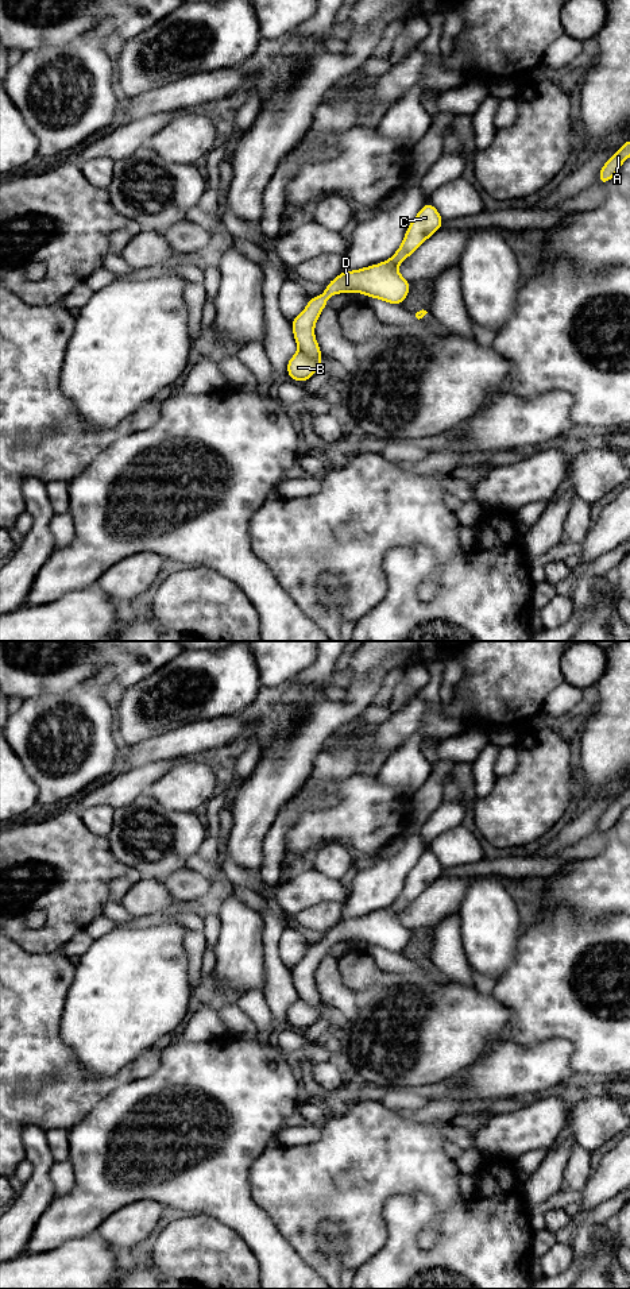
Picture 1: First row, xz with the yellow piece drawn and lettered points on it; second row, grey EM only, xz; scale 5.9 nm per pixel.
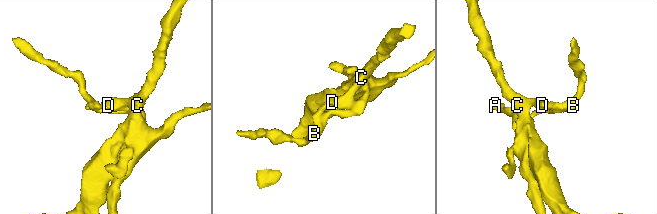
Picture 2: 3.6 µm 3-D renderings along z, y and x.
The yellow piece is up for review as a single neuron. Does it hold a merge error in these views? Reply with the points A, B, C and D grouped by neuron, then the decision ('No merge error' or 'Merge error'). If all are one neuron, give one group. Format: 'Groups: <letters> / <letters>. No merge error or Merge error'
Groups: A B / C D. Merge error

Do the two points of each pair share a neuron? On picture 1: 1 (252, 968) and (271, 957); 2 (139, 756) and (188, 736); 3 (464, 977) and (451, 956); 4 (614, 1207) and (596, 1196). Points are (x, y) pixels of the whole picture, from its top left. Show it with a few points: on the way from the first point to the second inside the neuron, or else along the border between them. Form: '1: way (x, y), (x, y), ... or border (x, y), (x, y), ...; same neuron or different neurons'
1: border (263, 929), (263, 992); different neurons
2: way (151, 749), (176, 744); same neuron
3: way (460, 972), (452, 961); same neuron
4: border (615, 1195), (605, 1199), (592, 1210), (582, 1212); different neurons

